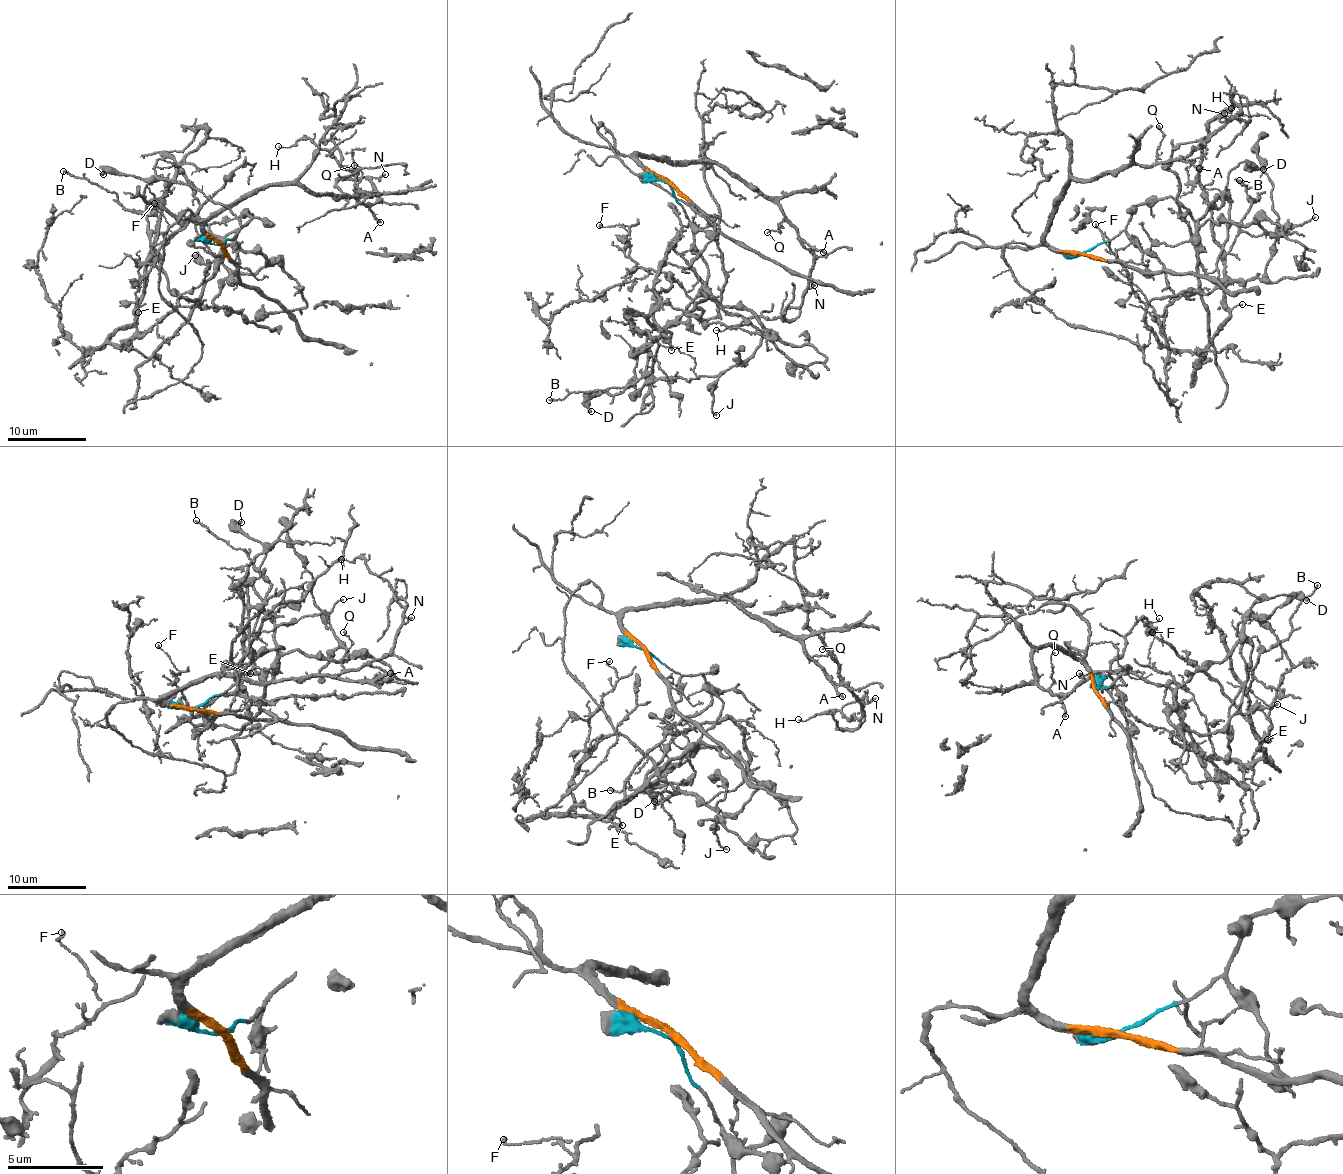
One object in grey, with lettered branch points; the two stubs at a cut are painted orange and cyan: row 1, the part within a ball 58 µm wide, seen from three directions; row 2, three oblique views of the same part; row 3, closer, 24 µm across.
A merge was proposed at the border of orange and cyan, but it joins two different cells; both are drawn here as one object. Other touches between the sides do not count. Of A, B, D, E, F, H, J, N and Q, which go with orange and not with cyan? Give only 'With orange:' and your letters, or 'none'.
With orange: A, H, N, Q

